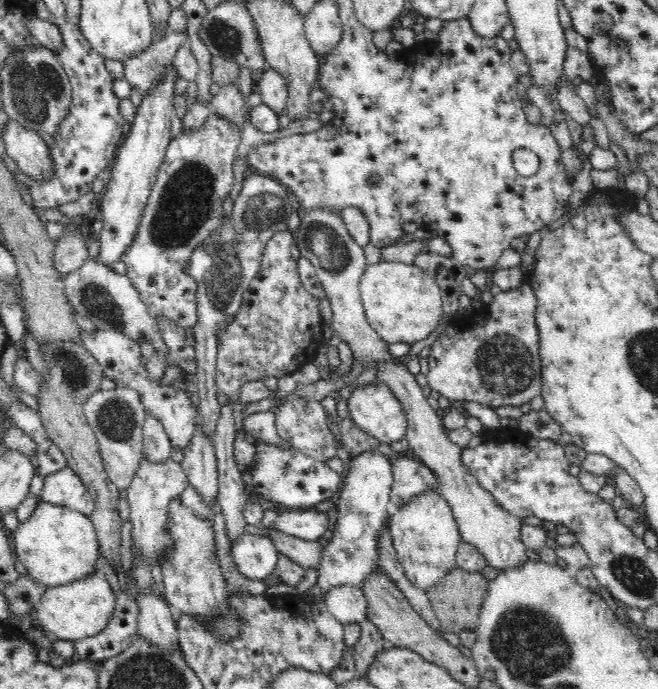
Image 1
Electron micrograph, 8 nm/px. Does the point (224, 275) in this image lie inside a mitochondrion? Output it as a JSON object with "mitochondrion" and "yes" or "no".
{"mitochondrion":"yes"}

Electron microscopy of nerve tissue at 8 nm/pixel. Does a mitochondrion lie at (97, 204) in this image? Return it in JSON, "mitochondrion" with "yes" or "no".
{"mitochondrion":"no"}

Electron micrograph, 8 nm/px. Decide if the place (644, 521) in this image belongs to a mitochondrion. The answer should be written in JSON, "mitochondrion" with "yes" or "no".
{"mitochondrion":"no"}

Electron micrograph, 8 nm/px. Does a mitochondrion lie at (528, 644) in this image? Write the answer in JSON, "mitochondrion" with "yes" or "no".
{"mitochondrion":"yes"}

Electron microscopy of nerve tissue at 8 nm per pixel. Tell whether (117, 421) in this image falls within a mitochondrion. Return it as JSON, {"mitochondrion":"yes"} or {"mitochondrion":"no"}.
{"mitochondrion":"yes"}

